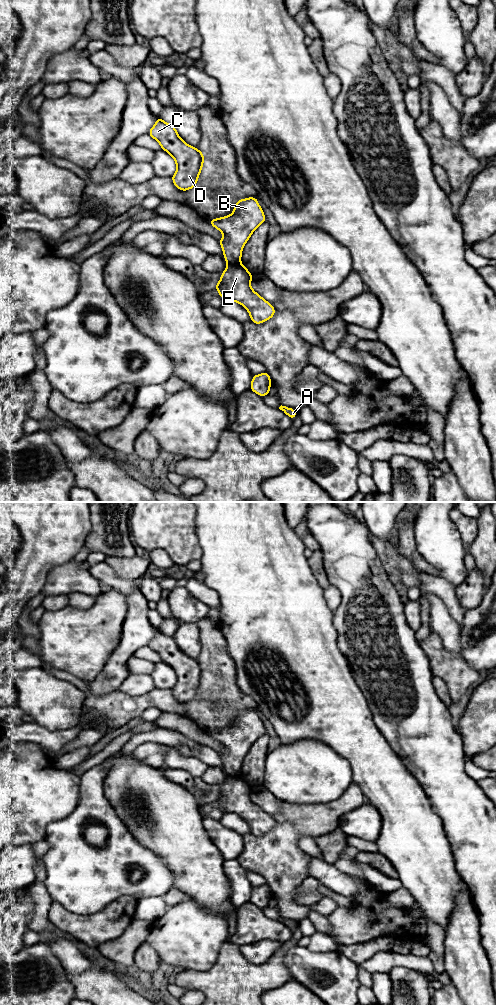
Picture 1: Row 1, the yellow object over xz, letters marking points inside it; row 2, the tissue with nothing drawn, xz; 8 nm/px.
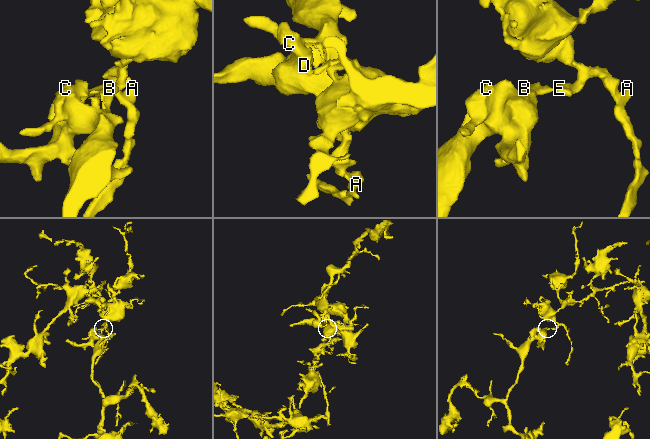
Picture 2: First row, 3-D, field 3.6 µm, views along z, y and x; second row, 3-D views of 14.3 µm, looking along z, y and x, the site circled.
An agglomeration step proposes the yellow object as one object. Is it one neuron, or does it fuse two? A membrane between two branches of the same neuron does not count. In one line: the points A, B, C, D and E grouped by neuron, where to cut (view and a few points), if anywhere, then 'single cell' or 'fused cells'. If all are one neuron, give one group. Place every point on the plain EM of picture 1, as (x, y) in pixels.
A E / B C D; cut in xz along (240, 776), (229, 778); fused cells

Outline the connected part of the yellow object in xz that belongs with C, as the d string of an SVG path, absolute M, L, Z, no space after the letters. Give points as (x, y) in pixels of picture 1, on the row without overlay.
M159 628L148 647L156 651L161 661L168 664L176 674L176 685L170 689L181 703L196 699L196 694L204 675L204 666L197 659L185 655L173 636L164 634Z

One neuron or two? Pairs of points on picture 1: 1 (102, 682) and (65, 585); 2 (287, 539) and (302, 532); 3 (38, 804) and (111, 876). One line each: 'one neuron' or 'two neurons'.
1: two neurons
2: two neurons
3: two neurons

